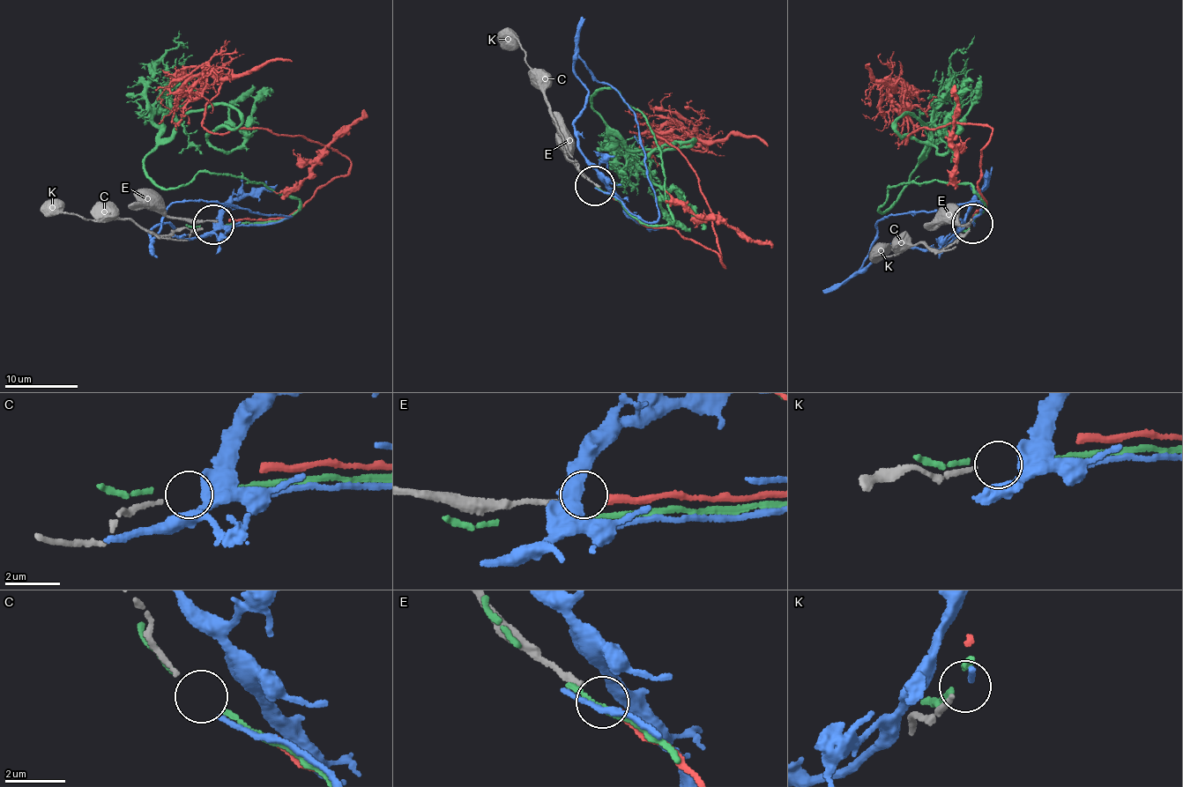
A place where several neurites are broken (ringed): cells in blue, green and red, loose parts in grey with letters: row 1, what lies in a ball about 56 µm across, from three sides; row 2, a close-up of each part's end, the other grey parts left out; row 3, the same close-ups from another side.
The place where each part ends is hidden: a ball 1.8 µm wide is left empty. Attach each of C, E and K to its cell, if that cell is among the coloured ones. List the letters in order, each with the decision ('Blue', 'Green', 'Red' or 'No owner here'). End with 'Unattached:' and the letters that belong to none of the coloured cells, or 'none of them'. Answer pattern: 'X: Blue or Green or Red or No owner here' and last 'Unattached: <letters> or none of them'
C: Blue
E: Red
K: No owner here
Unattached: K

